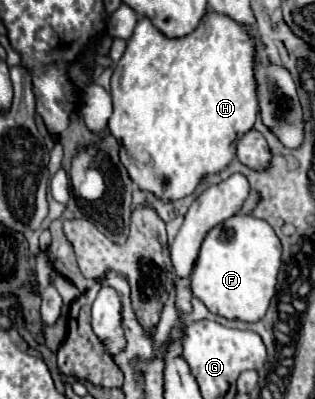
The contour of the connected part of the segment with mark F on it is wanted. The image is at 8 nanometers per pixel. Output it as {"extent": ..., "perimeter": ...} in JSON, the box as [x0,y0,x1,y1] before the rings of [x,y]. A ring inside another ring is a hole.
{"extent":[190,213,280,323],"perimeter":[[[236,213],[212,227],[204,237],[190,273],[190,289],[212,313],[254,323],[262,319],[276,291],[280,255],[280,239],[264,219]]]}

